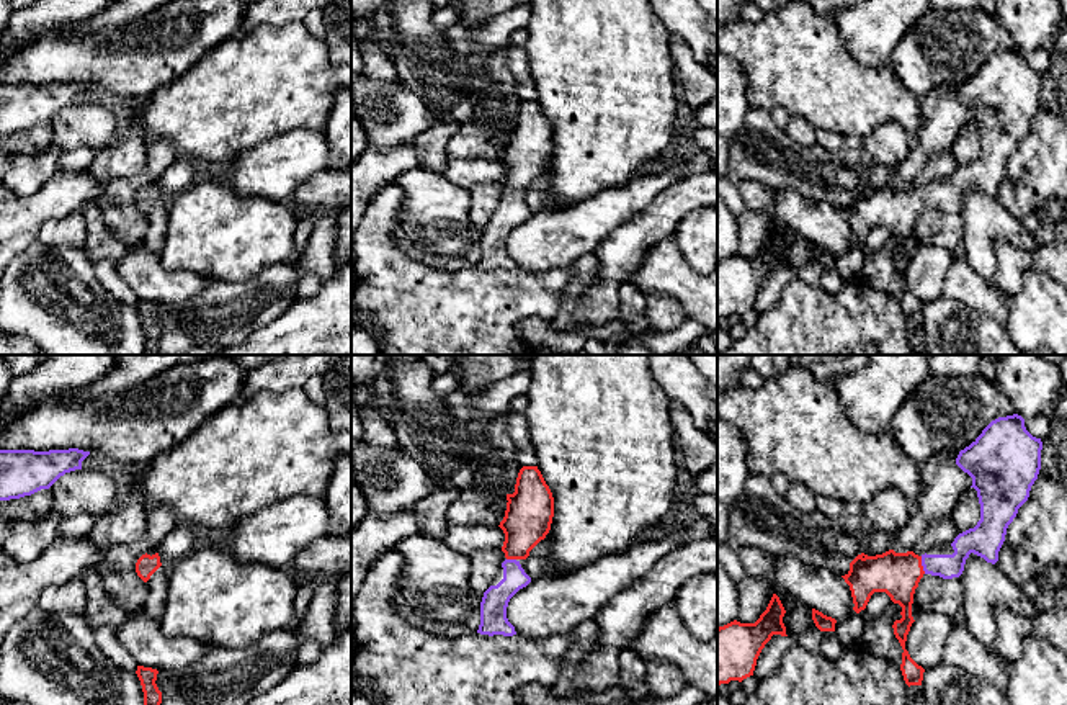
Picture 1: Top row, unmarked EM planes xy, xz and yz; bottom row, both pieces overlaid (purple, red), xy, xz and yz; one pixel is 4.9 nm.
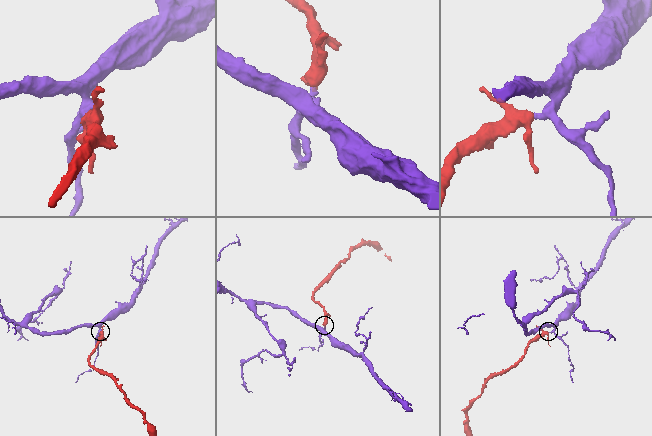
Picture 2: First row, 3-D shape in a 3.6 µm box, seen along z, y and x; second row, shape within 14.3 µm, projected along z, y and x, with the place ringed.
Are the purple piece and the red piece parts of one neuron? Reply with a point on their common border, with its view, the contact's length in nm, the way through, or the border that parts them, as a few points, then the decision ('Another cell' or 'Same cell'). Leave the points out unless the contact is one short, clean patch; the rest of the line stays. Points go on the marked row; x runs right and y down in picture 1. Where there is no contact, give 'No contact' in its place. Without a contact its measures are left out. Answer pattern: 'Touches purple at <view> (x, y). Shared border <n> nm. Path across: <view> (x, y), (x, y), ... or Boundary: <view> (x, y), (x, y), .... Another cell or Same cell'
Touches purple at yz (922, 565). Shared border 90 nm. Path across: yz (946, 566), (922, 565), (897, 574). Same cell

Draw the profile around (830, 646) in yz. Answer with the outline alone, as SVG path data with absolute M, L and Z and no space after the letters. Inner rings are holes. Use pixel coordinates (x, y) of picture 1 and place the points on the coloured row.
M822 631L822 640L819 649L830 659L837 659L843 651L845 646L837 638L835 631Z

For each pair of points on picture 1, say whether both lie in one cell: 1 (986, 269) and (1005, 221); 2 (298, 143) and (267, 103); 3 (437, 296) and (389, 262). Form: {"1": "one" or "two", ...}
{"1": "one", "2": "two", "3": "one"}

